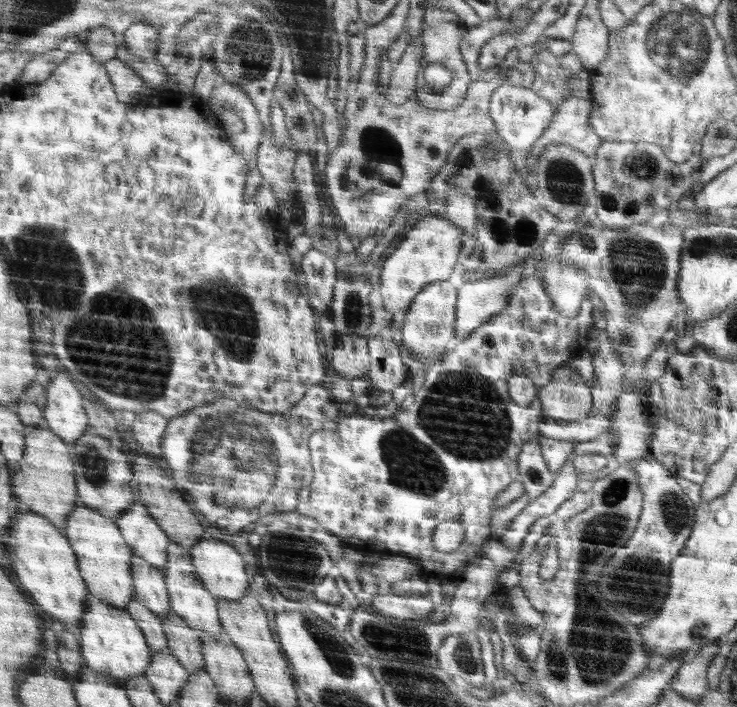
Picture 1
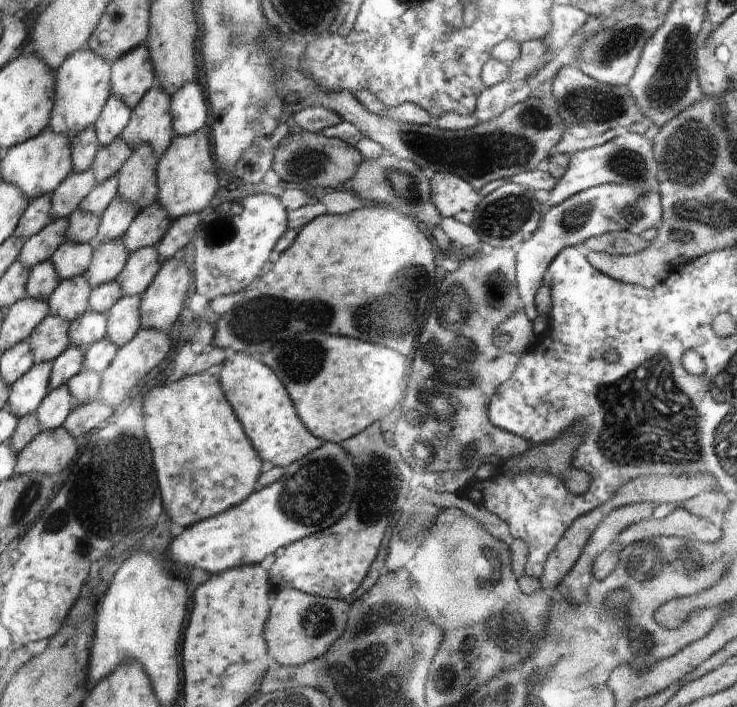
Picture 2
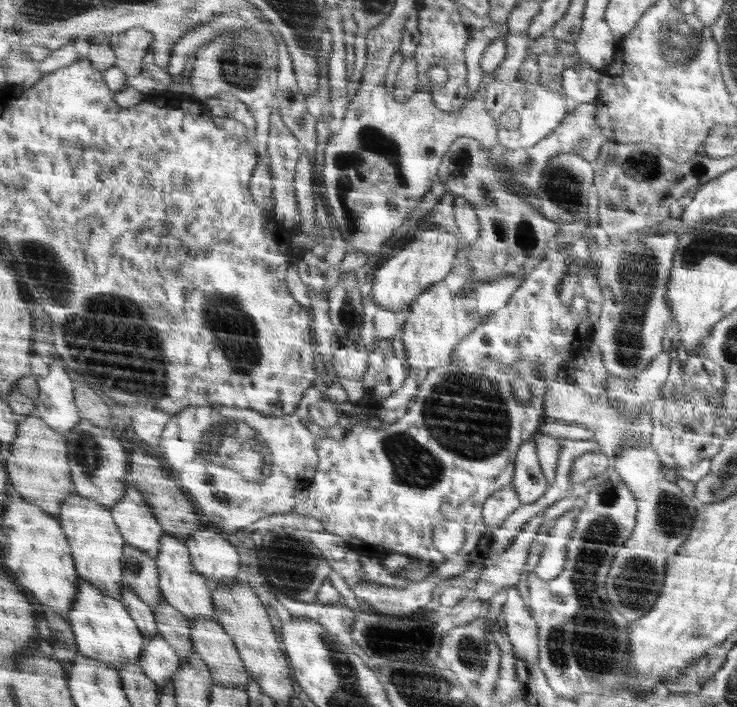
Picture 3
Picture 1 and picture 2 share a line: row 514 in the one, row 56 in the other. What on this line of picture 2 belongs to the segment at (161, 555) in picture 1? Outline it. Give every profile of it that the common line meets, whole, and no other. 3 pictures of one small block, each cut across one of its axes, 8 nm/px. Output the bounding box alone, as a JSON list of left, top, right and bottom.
[113,45,156,108]

